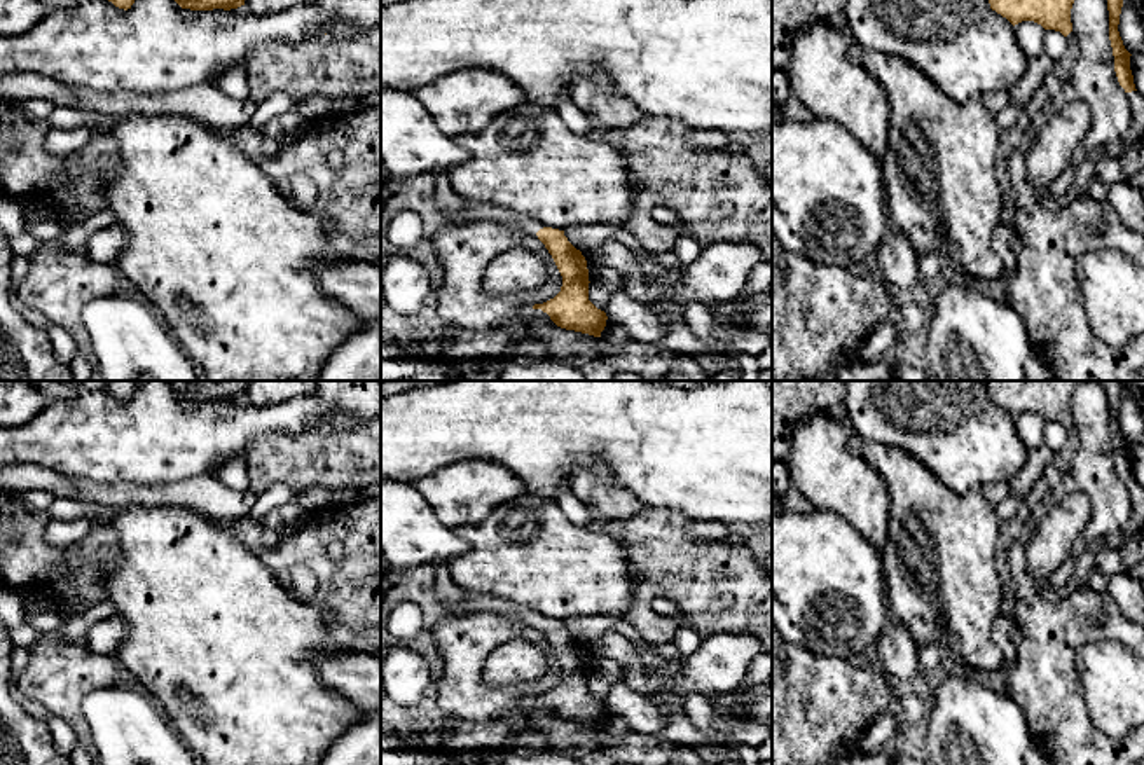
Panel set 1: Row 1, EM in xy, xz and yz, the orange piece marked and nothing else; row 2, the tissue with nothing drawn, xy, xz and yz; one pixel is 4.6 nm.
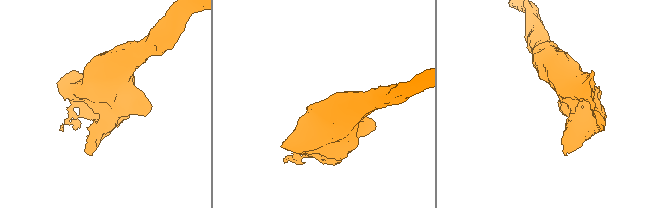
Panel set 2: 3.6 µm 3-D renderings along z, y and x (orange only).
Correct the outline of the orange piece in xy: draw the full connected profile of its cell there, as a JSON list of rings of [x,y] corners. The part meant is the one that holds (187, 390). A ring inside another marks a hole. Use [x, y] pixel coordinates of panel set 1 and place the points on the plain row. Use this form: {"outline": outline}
{"outline": [[[168,381],[173,391],[182,400],[213,402],[213,400],[238,400],[252,381]]]}

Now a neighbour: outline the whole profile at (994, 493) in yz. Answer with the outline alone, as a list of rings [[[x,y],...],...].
[[[1004,480],[990,482],[982,487],[983,498],[987,503],[990,503],[994,508],[1010,496],[1010,486]]]

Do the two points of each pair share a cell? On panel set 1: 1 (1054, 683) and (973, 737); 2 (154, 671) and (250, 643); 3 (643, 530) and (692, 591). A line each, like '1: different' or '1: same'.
1: different
2: same
3: same

